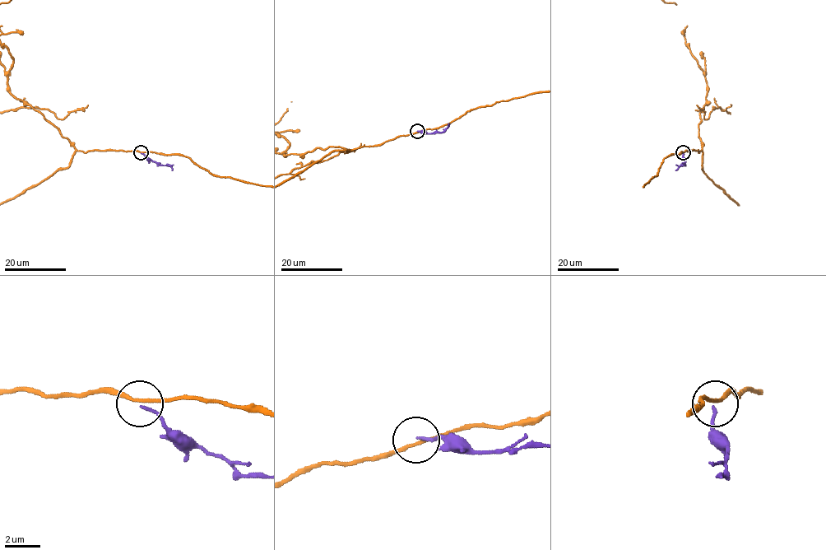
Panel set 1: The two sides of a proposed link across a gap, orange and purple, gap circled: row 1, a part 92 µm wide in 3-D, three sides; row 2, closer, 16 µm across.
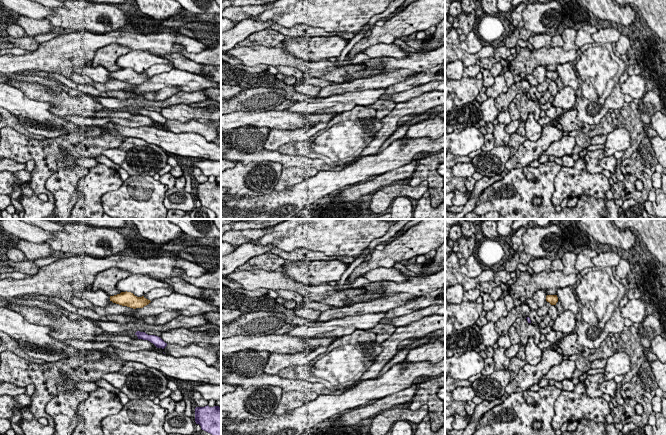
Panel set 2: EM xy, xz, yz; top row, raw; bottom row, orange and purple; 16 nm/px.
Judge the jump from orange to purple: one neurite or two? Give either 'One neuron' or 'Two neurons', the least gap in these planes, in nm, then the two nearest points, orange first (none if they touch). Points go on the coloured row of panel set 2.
Two neurons. Distance 360 nm. Across: xy (135, 308), (137, 331)

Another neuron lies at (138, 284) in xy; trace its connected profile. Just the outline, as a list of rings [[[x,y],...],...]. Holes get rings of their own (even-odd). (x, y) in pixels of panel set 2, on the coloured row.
[[[133,274],[120,280],[116,288],[121,292],[131,292],[137,297],[145,296],[156,288],[168,288],[166,282],[157,280],[149,275]]]

